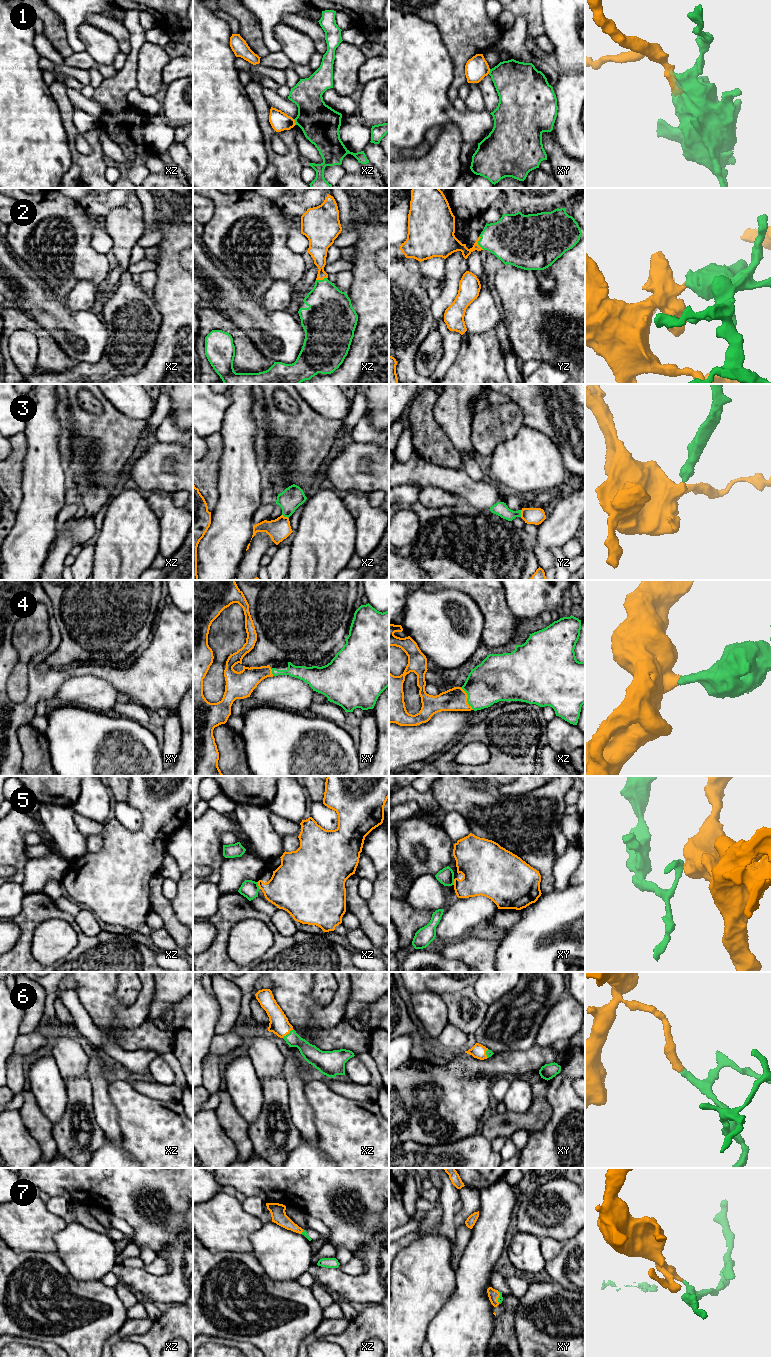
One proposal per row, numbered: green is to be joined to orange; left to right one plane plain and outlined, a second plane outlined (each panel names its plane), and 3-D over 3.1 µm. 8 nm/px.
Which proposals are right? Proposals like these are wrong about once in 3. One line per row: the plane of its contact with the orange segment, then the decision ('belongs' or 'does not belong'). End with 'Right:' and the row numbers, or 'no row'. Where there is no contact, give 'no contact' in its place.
1: meets orange in xz; does not belong
2: meets orange in yz; belongs
3: meets orange in xz; belongs
4: meets orange in xz; belongs
5: meets orange in xz; does not belong
6: meets orange in xz; belongs
7: meets orange in xy; belongs
Right: 2, 3, 4, 6, 7

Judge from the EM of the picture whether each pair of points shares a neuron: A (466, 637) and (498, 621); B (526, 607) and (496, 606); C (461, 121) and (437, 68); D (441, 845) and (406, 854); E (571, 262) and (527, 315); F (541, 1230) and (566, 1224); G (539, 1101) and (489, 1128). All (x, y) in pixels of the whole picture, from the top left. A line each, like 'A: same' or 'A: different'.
A: different
B: different
C: same
D: same
E: same
F: same
G: same

